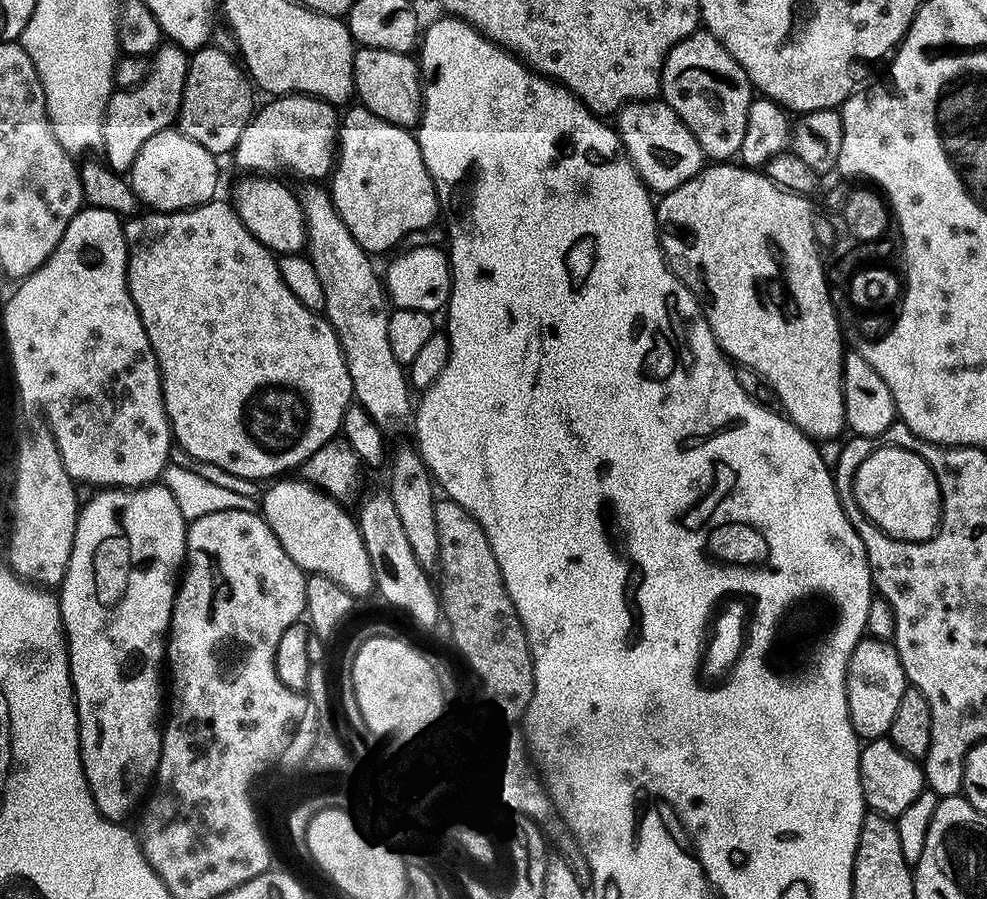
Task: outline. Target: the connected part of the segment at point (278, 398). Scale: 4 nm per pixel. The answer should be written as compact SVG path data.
M213 198L207 204L200 204L197 208L182 212L144 210L124 224L124 237L128 247L128 289L142 318L142 326L146 326L150 346L160 367L164 409L168 415L168 423L172 425L175 443L179 447L181 444L194 459L201 460L204 464L213 464L240 480L271 481L291 473L288 472L291 468L299 469L311 458L314 450L322 450L326 442L337 439L342 418L354 400L350 370L340 338L321 313L310 311L302 306L302 302L298 302L298 298L294 298L294 294L290 294L290 286L282 282L277 257L266 246L262 246L262 242L258 242L258 238L254 238L250 230L246 230L242 218L238 218L231 203L223 204L220 198Z

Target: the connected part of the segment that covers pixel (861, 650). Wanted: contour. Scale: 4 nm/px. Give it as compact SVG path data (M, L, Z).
M865 638L854 646L854 654L848 663L846 694L848 695L848 713L856 735L861 741L879 740L887 737L890 726L898 714L898 702L909 687L908 677L902 670L900 655L887 640Z

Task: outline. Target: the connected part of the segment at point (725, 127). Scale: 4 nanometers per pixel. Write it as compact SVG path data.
M697 30L674 45L662 66L660 96L682 118L690 134L698 138L698 146L702 146L709 161L728 162L739 157L754 89L751 76L724 49L717 36Z

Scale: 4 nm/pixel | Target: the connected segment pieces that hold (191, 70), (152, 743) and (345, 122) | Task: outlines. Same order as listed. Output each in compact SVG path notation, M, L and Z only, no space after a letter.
M205 46L195 49L188 61L188 77L180 95L180 115L178 127L186 138L194 138L198 146L206 146L210 154L217 158L235 153L236 144L242 138L248 121L254 115L252 108L253 85L245 69L228 52L220 48Z
M160 482L146 484L142 488L105 488L95 494L97 496L90 497L88 505L85 508L83 505L76 517L70 562L64 580L58 585L58 599L64 635L68 642L68 669L72 675L72 693L76 696L76 713L80 723L80 757L88 789L92 792L98 810L107 820L124 822L131 814L132 807L145 799L153 783L156 768L160 765L160 747L164 741L162 712L160 716L160 668L162 672L166 664L166 641L168 630L172 626L172 607L176 601L178 577L184 566L188 524L182 518L182 510L178 510L178 502L174 502L174 494L170 494L170 490L166 490Z
M363 106L355 107L349 107L349 112L345 116L343 113L338 124L338 151L330 173L332 201L342 222L346 222L350 234L354 234L354 238L363 246L365 252L391 253L391 248L403 236L430 227L435 222L436 211L442 208L442 204L437 197L434 182L426 170L426 162L422 162L422 150L415 135L407 128L399 128L397 124L378 118Z

